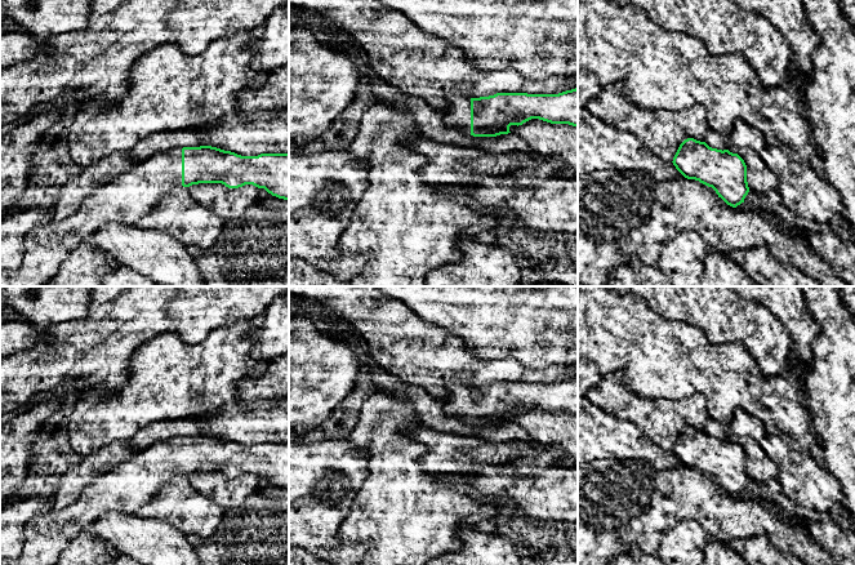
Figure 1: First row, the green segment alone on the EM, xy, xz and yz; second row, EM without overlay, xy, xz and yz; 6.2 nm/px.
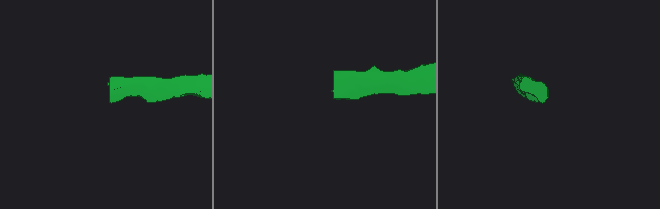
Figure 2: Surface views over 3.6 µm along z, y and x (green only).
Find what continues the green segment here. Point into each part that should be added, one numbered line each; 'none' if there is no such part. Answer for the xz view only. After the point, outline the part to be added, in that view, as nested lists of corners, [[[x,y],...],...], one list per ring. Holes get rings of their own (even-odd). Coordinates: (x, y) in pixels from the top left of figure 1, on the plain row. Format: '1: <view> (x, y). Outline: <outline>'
1: xz (457, 404). Outline: [[[447,383],[446,399],[440,401],[446,415],[471,423],[471,387],[459,383]]]

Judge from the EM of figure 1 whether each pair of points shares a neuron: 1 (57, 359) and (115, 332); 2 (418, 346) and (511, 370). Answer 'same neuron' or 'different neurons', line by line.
1: same neuron
2: same neuron

